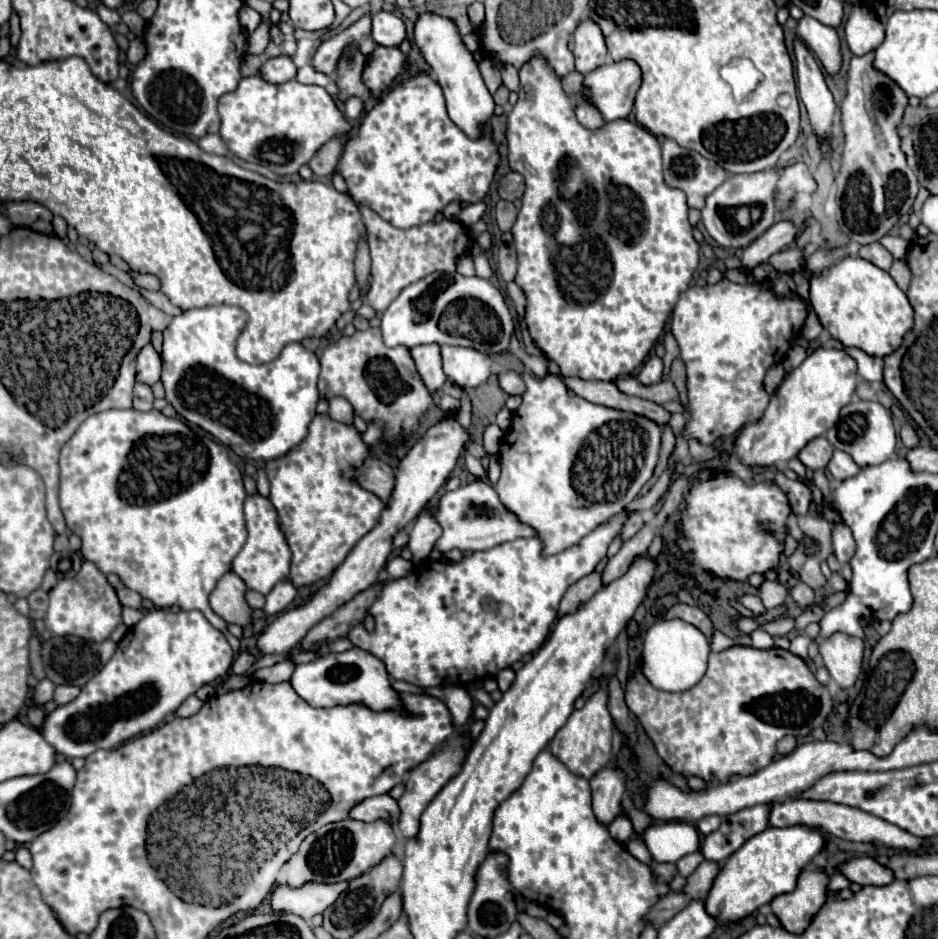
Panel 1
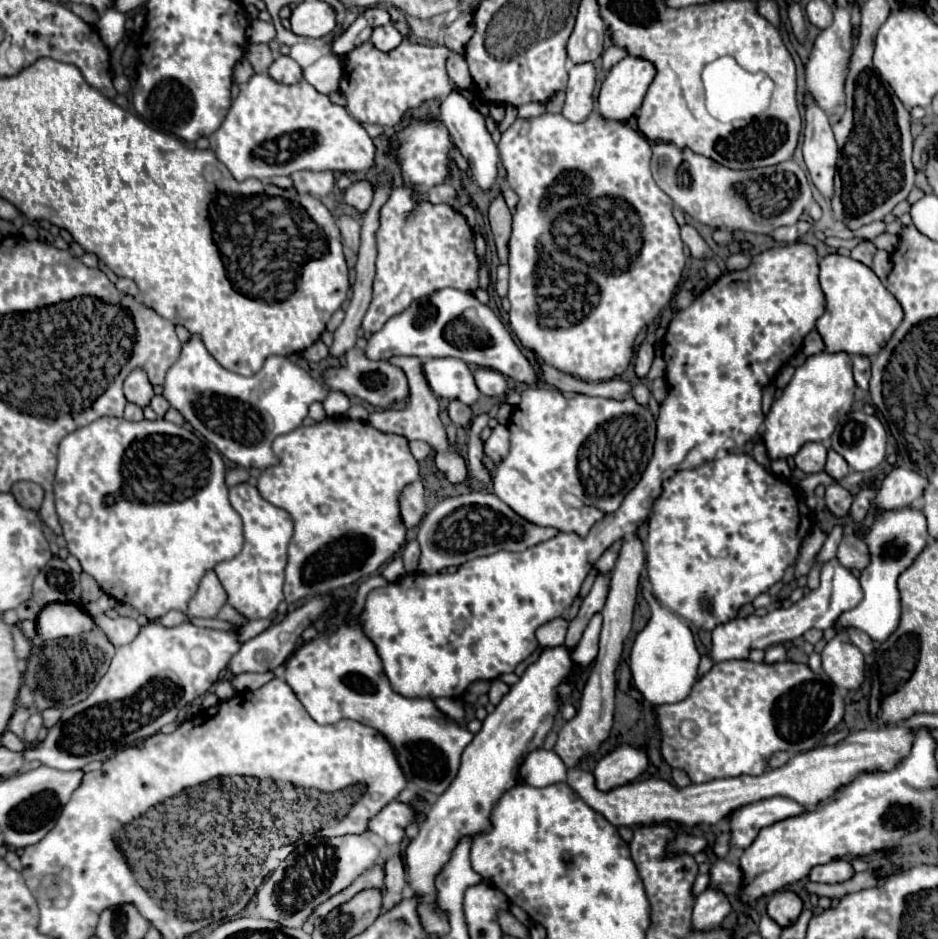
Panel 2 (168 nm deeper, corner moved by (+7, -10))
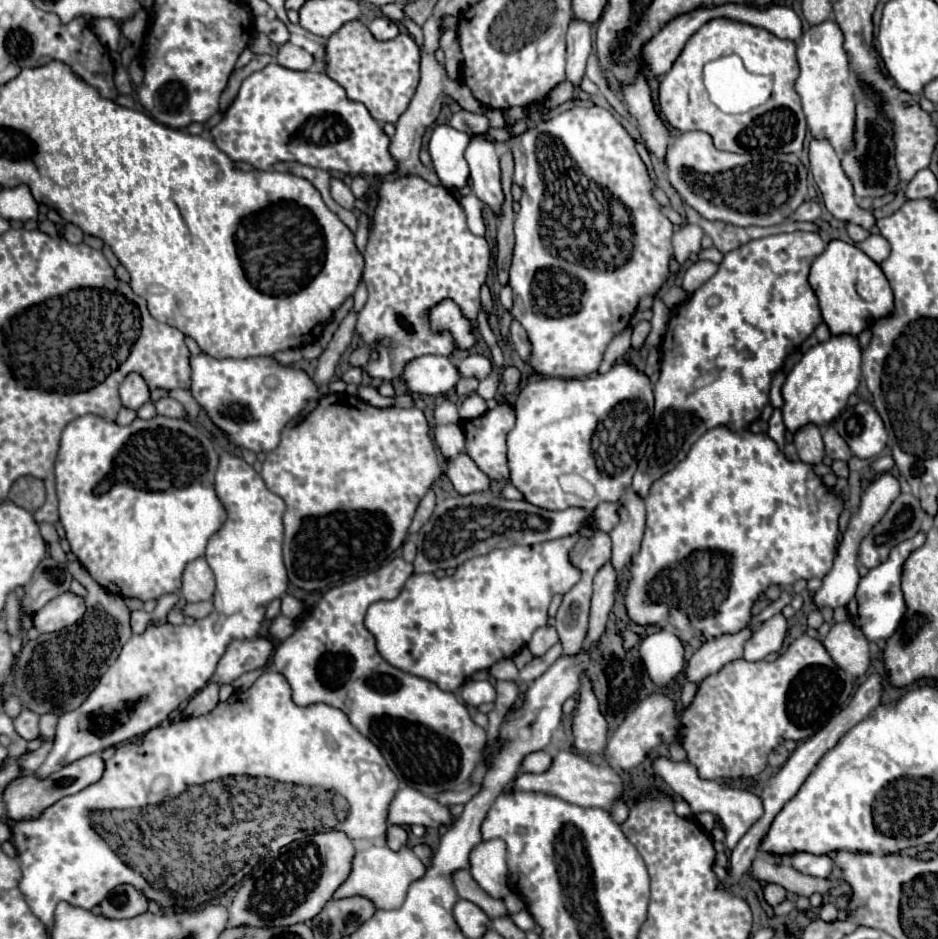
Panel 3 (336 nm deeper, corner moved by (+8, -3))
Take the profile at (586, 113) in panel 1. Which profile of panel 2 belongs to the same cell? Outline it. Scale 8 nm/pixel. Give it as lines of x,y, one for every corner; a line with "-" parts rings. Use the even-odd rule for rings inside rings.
593,62
573,64
569,70
567,100
561,114
571,122
583,122
593,112
593,88
595,88

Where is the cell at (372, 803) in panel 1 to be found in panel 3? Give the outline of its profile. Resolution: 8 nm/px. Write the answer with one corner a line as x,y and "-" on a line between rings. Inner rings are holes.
404,787
394,795
388,807
388,823
398,827
440,827
442,823
450,823
450,813
434,797

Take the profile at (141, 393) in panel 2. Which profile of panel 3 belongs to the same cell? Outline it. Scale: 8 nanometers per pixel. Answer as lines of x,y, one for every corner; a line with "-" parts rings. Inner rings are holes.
130,373
120,385
120,399
124,407
130,407
130,409
138,409
146,401
150,401
150,389
144,377
138,373

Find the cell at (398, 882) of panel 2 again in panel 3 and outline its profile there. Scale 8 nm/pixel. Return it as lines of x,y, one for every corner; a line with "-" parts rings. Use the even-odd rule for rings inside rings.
388,827
388,835
386,835
386,845
392,849
392,851
398,851
400,847
406,845
406,831
402,827

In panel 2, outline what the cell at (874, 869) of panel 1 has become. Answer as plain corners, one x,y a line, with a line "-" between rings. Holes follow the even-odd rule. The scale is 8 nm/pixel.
833,860
829,864
823,866
815,866
809,872
809,880
811,882
823,882
823,884
837,884
837,882
845,882
853,876
853,868
849,862
845,860

